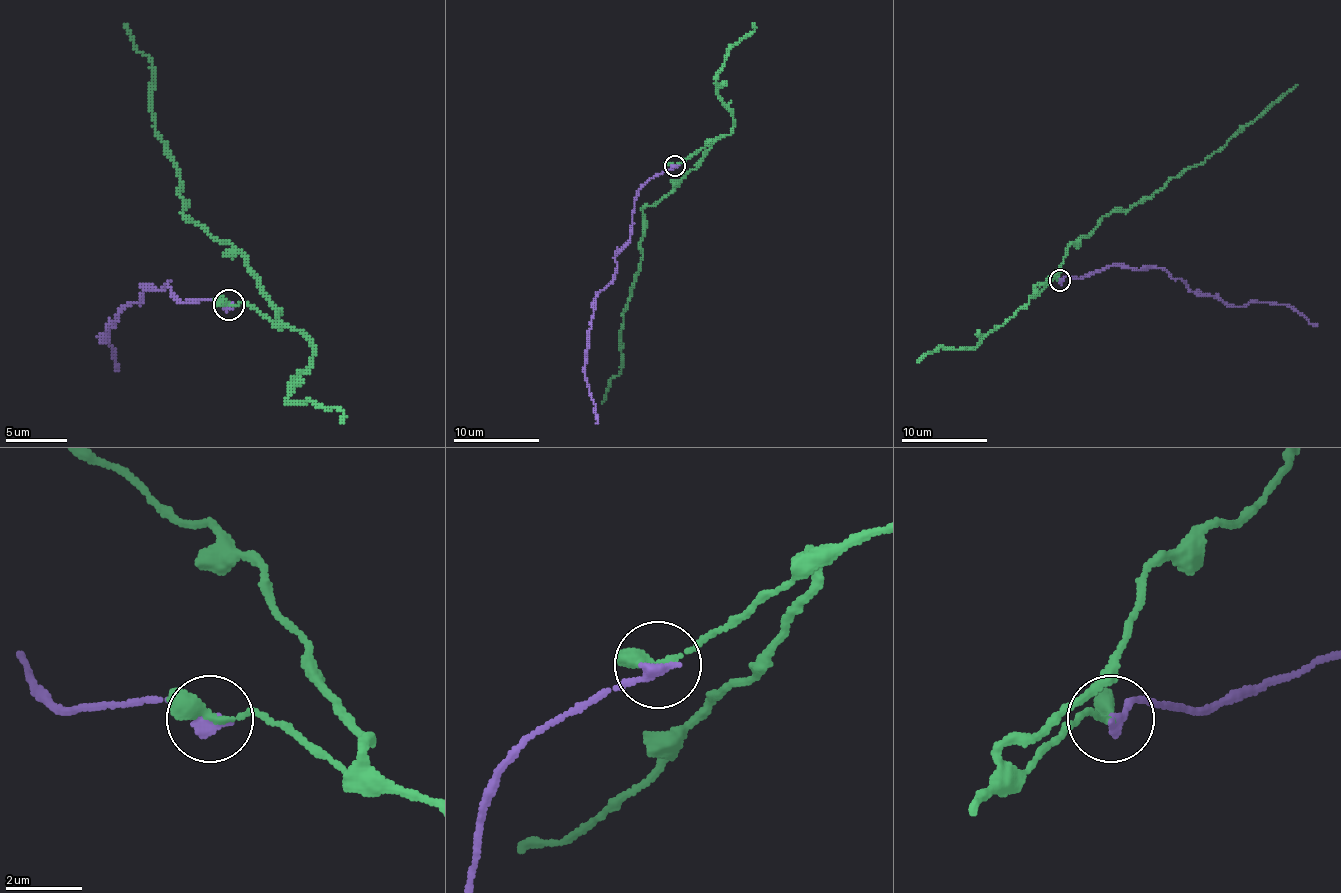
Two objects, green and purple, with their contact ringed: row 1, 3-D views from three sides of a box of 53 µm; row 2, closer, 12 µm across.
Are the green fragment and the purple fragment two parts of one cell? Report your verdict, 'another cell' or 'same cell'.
another cell

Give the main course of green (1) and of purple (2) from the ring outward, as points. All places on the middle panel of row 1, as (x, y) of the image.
1: (675, 165), (709, 143), (696, 165), (643, 210), (643, 255), (623, 315), (621, 371), (610, 380), (602, 404)
2: (675, 165), (656, 174), (638, 191), (630, 242), (615, 257), (615, 277), (593, 298), (585, 356), (595, 423)

